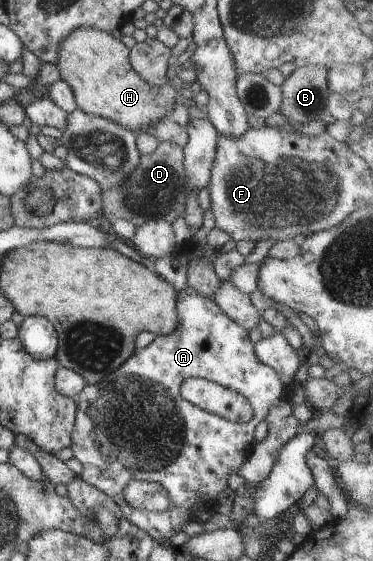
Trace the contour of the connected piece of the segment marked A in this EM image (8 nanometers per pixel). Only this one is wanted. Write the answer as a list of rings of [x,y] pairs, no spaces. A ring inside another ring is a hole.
[[[186,285],[186,288],[182,288],[178,294],[178,304],[176,304],[176,314],[178,314],[178,328],[174,330],[174,332],[170,332],[168,334],[162,334],[162,336],[156,336],[146,348],[142,348],[142,350],[135,350],[134,354],[123,362],[114,372],[111,372],[102,382],[98,384],[88,386],[86,385],[82,392],[80,392],[76,401],[76,414],[75,414],[75,423],[72,431],[72,442],[70,442],[70,448],[72,448],[72,452],[76,460],[80,462],[83,466],[82,474],[80,478],[89,484],[90,486],[94,486],[94,488],[98,488],[102,492],[106,493],[106,496],[109,496],[116,504],[119,504],[121,508],[121,515],[125,516],[134,526],[142,529],[142,532],[147,532],[150,534],[150,538],[154,538],[156,542],[160,544],[169,545],[170,538],[176,534],[176,532],[182,532],[182,527],[186,522],[190,522],[192,520],[198,521],[196,518],[196,514],[194,514],[194,510],[196,508],[204,508],[204,510],[208,510],[210,514],[216,513],[216,504],[218,501],[218,495],[228,489],[228,478],[232,473],[238,474],[238,468],[242,466],[247,460],[248,457],[252,454],[253,449],[255,448],[255,440],[254,440],[254,429],[262,420],[265,420],[268,412],[270,412],[270,408],[276,404],[276,402],[280,402],[282,398],[288,399],[288,392],[290,391],[290,387],[286,386],[284,382],[282,382],[282,378],[276,370],[272,370],[268,365],[260,362],[260,358],[256,356],[255,346],[252,341],[250,341],[249,332],[242,326],[241,324],[236,324],[233,320],[230,320],[229,316],[226,316],[225,312],[222,312],[222,309],[215,303],[210,300],[210,298],[204,298],[204,296],[200,296],[194,288],[190,288],[190,286]],[[198,377],[201,379],[206,379],[212,382],[216,382],[216,384],[220,384],[220,386],[224,386],[226,388],[234,389],[238,393],[245,395],[253,408],[253,417],[250,419],[250,422],[246,424],[238,424],[235,422],[230,422],[230,420],[224,420],[221,416],[216,416],[215,414],[210,414],[206,412],[206,410],[202,410],[197,406],[194,406],[191,402],[184,400],[181,396],[180,387],[184,384],[184,380],[188,380],[188,378]],[[132,480],[140,480],[140,481],[150,481],[155,483],[160,483],[168,492],[168,496],[170,497],[170,502],[174,505],[174,511],[170,516],[167,512],[142,512],[142,510],[134,510],[126,500],[124,500],[124,488],[132,482]]]

